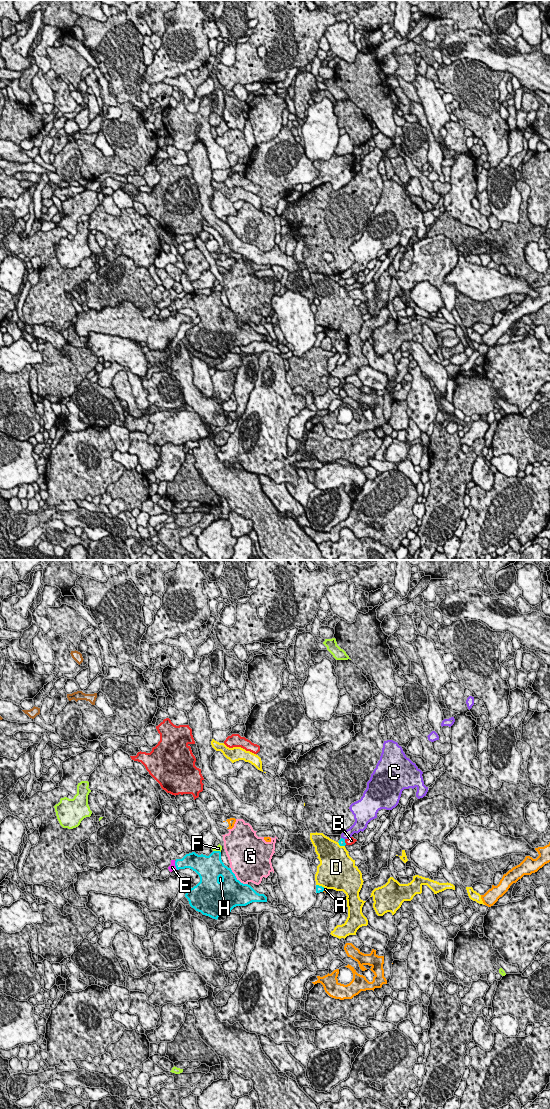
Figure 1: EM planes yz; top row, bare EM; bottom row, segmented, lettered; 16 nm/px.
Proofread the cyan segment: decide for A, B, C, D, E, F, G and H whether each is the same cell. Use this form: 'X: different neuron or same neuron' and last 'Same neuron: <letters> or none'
A: different neuron
B: different neuron
C: different neuron
D: different neuron
E: same neuron
F: different neuron
G: different neuron
H: different neuron
Same neuron: E

